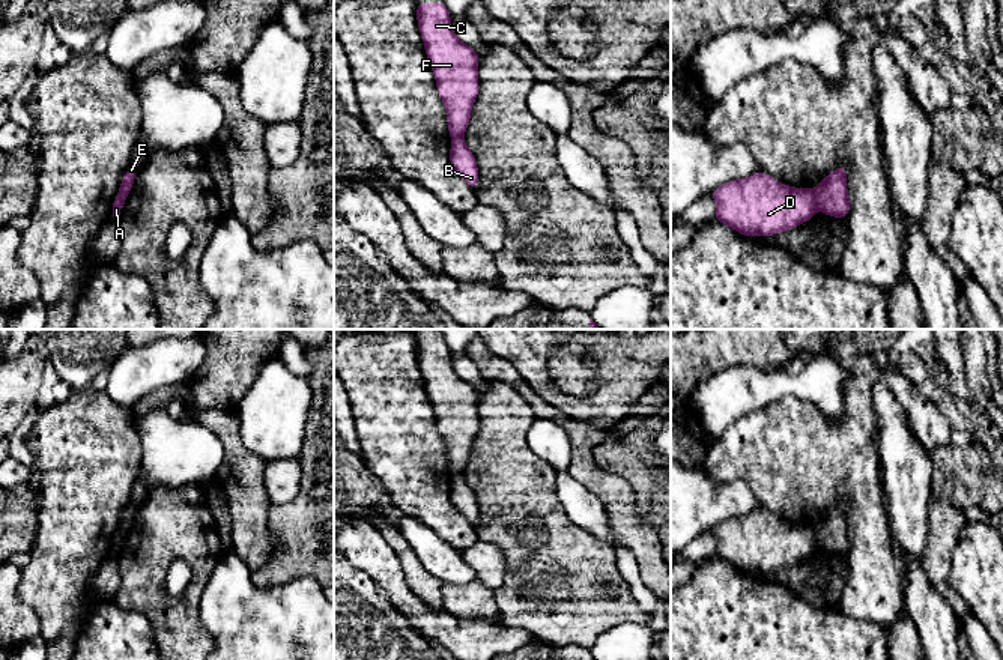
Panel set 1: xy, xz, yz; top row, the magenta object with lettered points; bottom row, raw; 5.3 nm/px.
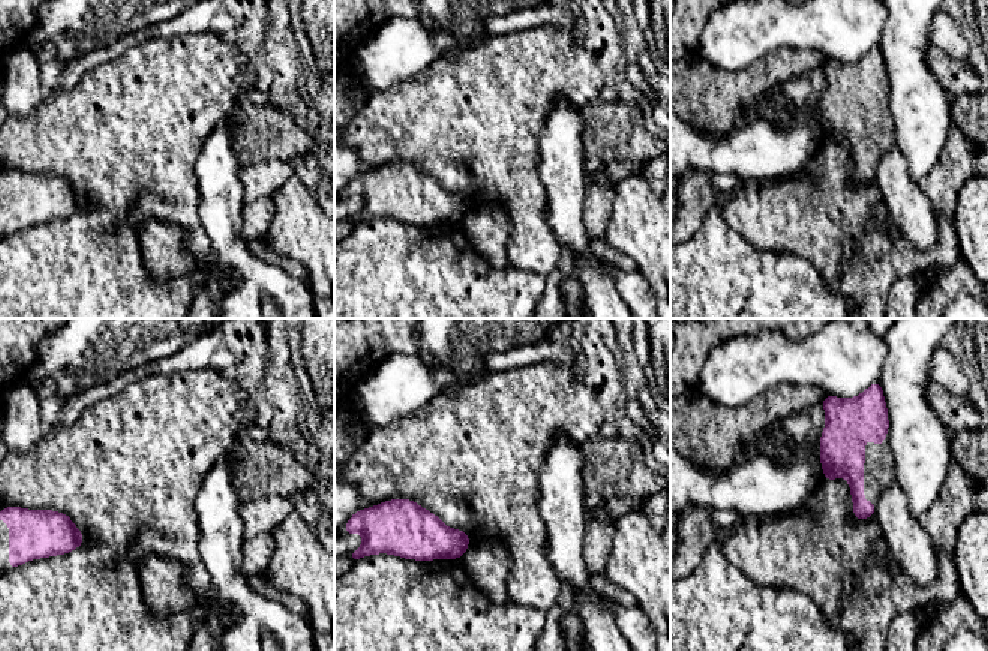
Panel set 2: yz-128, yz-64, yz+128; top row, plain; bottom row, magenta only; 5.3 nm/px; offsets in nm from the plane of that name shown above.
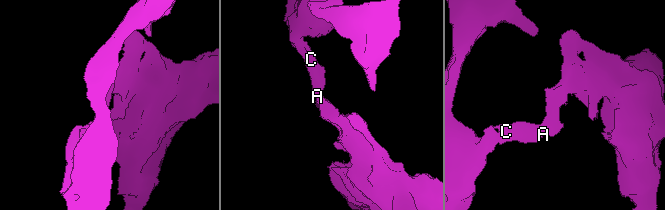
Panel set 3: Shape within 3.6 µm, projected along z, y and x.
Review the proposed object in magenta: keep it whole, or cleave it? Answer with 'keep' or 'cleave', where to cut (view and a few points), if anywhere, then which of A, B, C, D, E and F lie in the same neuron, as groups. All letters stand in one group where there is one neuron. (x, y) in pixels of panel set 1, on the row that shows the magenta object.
cleave; cut in yz along (812, 191), (817, 206); A C D F / B E

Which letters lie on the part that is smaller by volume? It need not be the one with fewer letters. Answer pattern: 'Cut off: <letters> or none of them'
Cut off: B, E

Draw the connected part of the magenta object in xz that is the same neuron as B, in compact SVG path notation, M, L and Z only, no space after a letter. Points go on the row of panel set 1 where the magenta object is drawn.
M453 137L450 162L472 189L478 186L478 167L475 156L471 153L462 137Z

